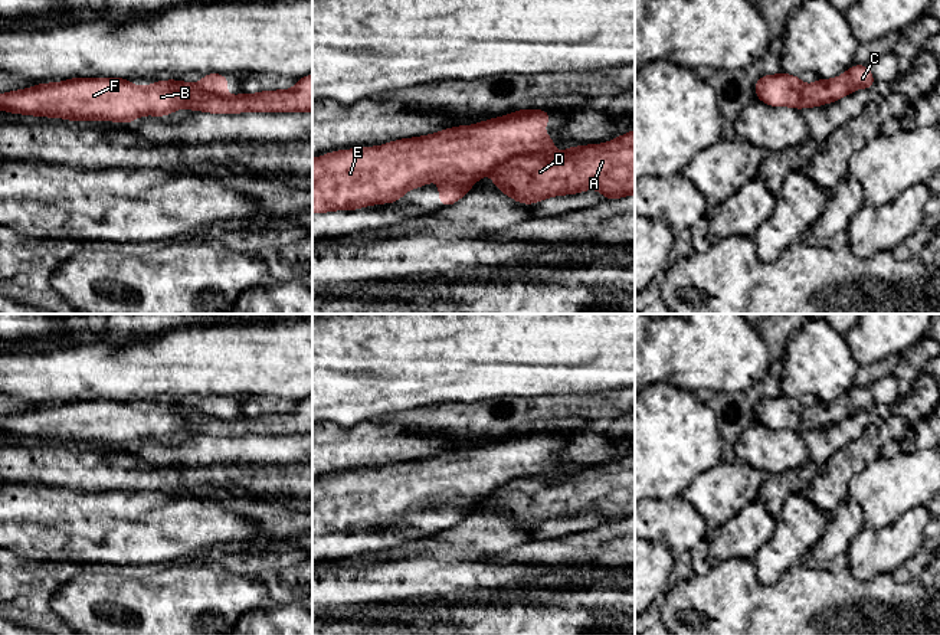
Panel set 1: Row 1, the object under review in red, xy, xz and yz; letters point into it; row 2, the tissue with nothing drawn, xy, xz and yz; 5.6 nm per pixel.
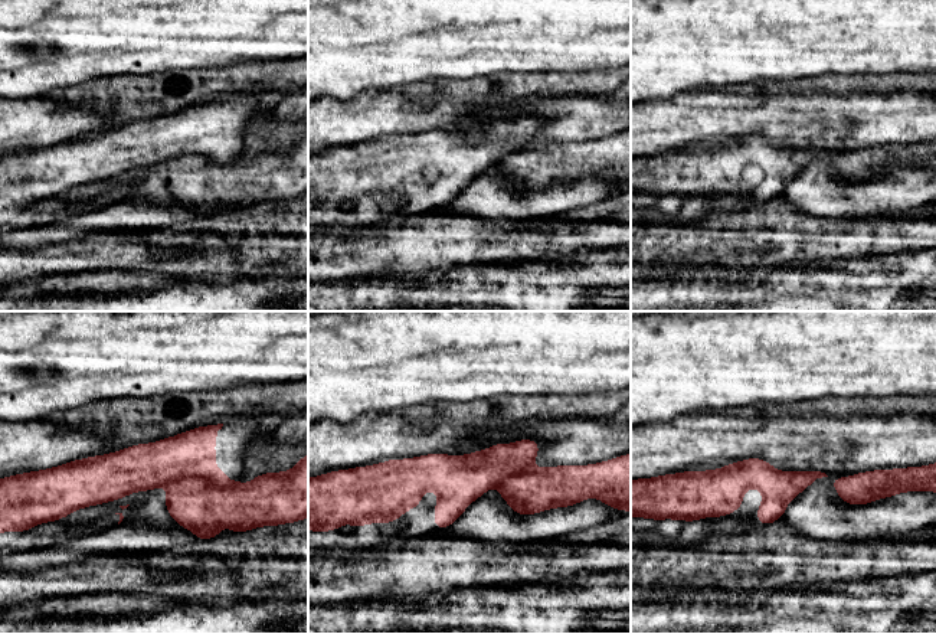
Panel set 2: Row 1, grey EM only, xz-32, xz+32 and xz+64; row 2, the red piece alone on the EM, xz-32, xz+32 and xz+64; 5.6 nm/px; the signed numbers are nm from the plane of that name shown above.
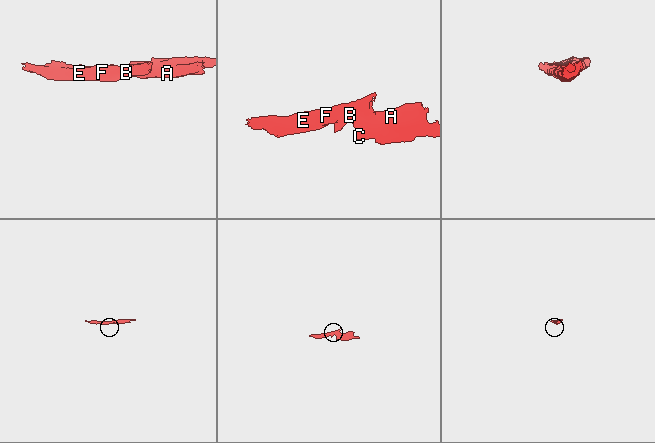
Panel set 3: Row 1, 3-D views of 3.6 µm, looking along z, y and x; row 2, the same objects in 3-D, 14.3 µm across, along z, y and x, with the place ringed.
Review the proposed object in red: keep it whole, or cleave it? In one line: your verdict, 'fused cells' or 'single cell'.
fused cells

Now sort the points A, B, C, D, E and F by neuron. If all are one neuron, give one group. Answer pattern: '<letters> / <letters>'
A C D / B E F

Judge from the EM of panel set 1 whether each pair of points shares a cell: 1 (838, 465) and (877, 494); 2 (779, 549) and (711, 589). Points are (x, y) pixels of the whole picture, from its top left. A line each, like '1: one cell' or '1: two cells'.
1: two cells
2: two cells

